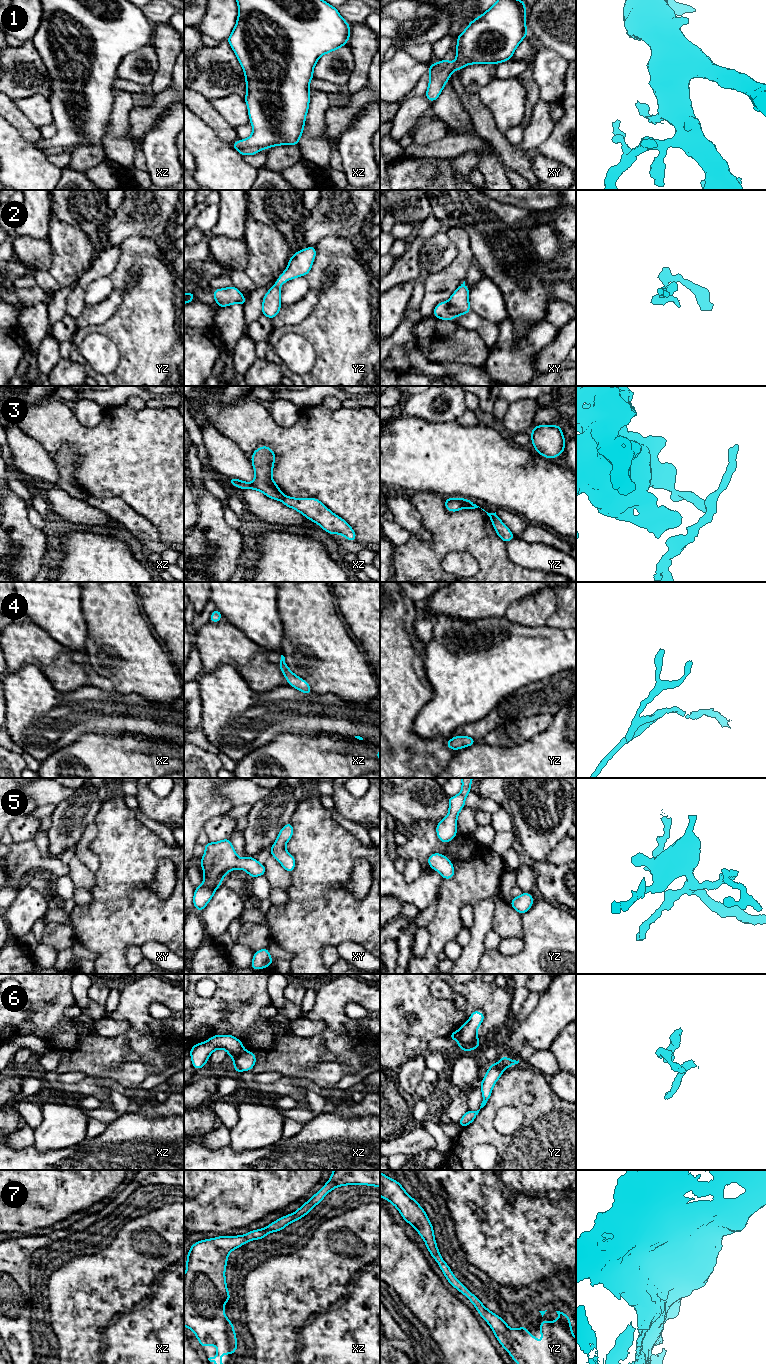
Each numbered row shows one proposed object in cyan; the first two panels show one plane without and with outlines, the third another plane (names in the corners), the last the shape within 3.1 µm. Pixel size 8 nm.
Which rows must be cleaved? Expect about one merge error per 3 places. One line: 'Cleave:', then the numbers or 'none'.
Cleave: 1, 3, 6

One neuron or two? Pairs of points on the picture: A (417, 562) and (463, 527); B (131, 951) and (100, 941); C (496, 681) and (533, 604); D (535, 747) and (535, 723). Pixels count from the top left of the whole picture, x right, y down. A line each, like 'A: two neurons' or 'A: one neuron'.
A: one neuron
B: two neurons
C: two neurons
D: two neurons

